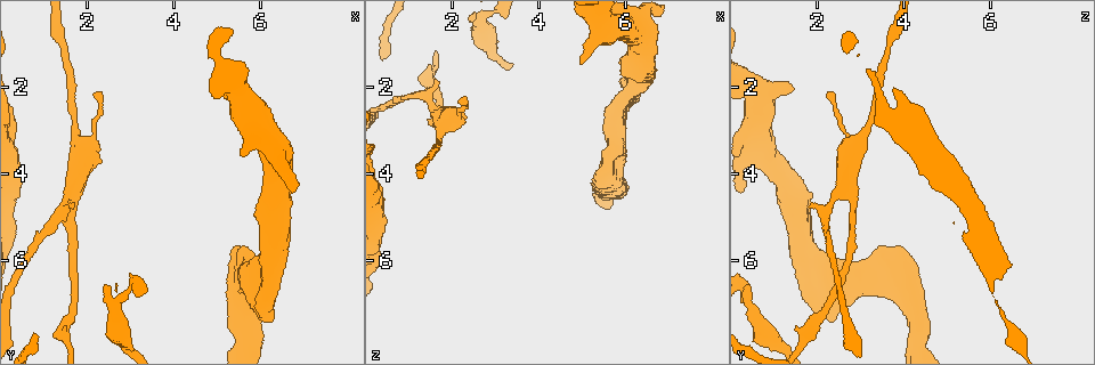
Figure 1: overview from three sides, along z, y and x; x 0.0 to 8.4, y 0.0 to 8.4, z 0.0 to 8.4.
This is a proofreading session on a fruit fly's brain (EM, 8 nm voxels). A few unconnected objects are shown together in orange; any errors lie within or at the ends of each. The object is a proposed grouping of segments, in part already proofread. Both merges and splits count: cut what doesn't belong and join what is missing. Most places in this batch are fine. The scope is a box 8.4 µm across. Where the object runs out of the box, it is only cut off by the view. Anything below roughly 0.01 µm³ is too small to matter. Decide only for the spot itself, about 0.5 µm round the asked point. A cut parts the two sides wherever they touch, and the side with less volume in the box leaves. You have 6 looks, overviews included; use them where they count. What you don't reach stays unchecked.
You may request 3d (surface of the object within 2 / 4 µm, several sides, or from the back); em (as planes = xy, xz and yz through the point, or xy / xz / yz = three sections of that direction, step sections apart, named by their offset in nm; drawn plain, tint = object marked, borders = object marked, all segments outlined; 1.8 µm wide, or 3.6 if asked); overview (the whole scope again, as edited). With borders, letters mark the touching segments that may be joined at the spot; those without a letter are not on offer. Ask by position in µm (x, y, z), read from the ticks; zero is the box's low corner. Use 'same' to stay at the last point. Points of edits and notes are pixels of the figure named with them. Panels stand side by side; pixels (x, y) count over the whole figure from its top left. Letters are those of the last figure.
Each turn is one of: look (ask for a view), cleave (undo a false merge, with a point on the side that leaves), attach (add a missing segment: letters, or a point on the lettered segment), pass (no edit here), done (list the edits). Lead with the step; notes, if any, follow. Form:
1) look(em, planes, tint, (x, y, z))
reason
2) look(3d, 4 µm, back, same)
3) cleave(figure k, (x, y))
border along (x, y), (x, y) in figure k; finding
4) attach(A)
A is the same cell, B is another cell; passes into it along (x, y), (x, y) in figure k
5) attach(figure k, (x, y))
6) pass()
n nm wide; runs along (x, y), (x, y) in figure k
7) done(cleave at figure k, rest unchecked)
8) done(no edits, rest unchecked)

look(3d, 2 µm, (1.70, 4.40, 2.60))
two arms in line, one across

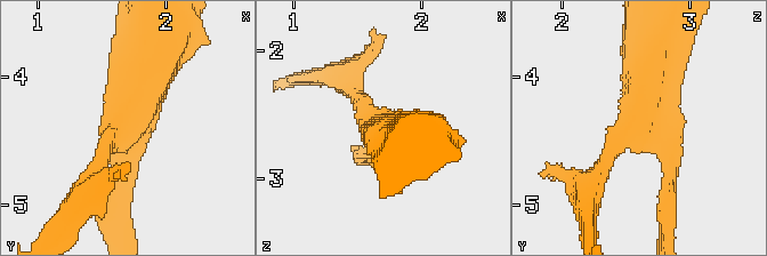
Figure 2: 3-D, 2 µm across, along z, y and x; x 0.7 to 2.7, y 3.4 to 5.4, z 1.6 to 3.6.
look(em, planes, tint, (1.70, 4.38, 2.68))
3 arms; arms of 190, 240, 460 nm; need the tissue

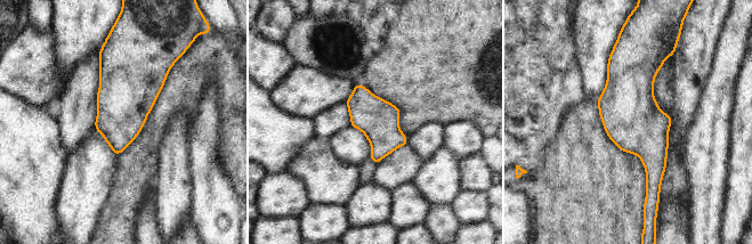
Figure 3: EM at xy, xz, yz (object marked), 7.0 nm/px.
look(em, planes, borders, same)
see the neighbours

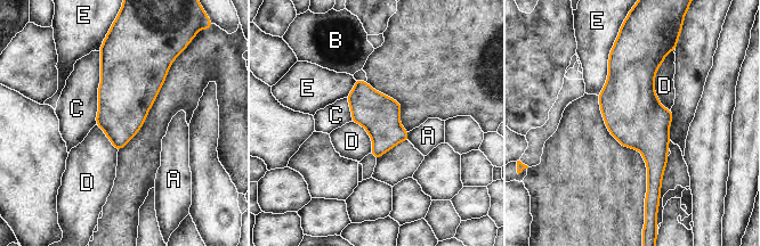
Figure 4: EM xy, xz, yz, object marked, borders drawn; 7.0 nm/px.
pass()
A, B, C, D and E are other cells; border along (671, 50), (655, 76), (666, 109) in figure 4; continuous, no second neuron

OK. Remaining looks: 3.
look(em, planes, borders, (2.15, 2.25, 2.35))
tapers out

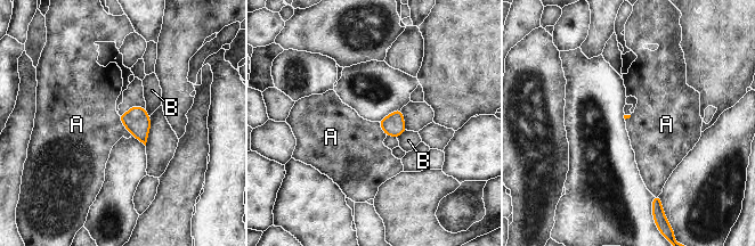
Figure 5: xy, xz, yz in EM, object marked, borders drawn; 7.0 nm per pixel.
pass()
A and B are other cells; border along (118, 115), (121, 123), (132, 134) in figure 5; none of them fits

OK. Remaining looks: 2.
look(em, 3.6 µm, xz, step 16, borders, (5.35, 6.20, 4.25))
free end

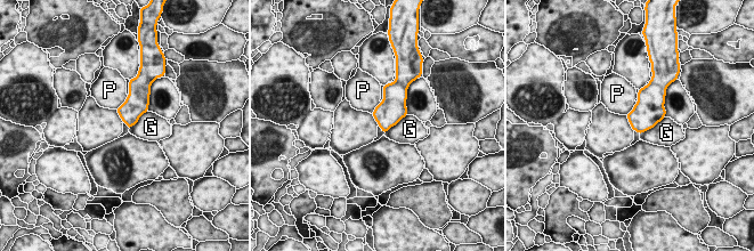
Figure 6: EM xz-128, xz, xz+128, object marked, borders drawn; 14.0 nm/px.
pass()
G and P are other cells; border along (664, 116), (653, 127), (640, 134) in figure 6; no lettered segment goes on from it

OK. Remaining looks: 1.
done(no edits, rest unchecked)

